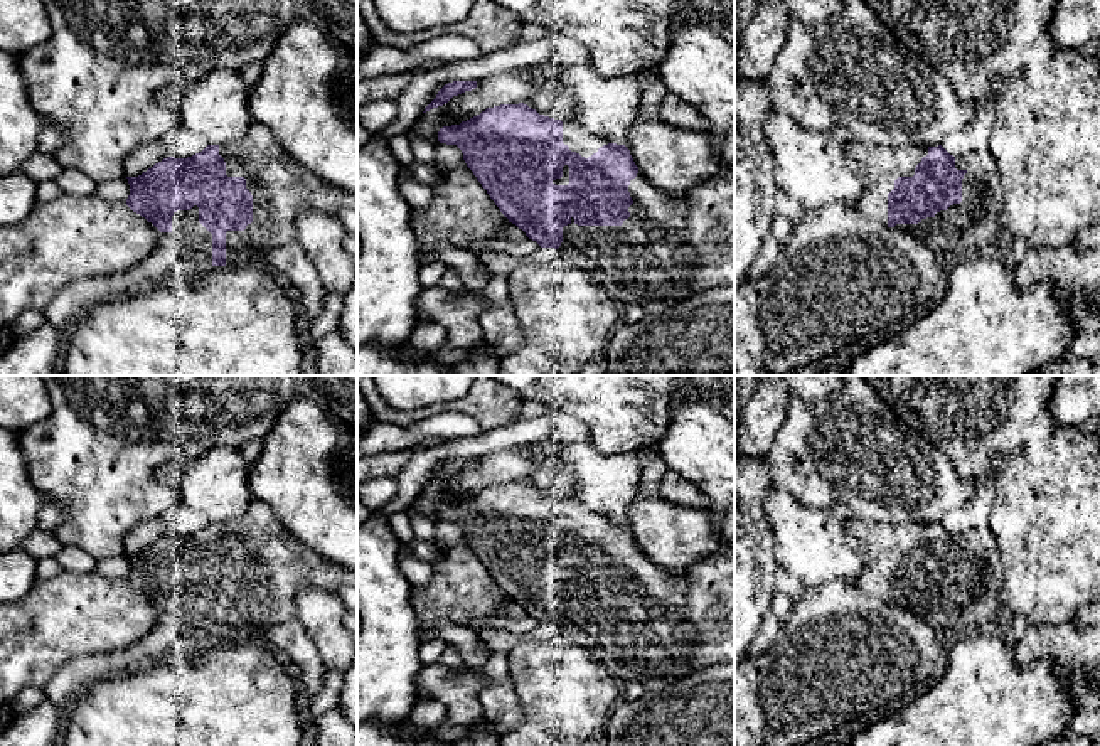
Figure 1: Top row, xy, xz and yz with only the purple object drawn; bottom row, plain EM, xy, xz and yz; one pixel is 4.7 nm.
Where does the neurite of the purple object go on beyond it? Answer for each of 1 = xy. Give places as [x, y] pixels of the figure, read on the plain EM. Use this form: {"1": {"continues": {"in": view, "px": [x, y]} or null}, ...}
{"1": {"continues": {"in": "xy", "px": [282, 566]}}}

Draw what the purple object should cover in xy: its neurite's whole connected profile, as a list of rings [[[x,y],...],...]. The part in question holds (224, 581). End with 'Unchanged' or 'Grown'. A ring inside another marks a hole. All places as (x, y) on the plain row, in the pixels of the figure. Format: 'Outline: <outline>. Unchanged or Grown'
Outline: [[[253,498],[239,517],[207,522],[187,536],[167,534],[142,552],[126,556],[126,583],[160,610],[175,610],[187,633],[204,643],[263,645],[270,626],[295,616],[300,589],[337,593],[340,588],[357,588],[357,571],[335,566],[305,547],[259,498]]]. Grown

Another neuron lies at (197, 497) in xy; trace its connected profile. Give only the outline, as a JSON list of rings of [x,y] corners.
[[[214,446],[182,466],[167,466],[180,488],[180,505],[204,514],[209,522],[224,522],[246,512],[253,493],[249,466],[232,446]]]

